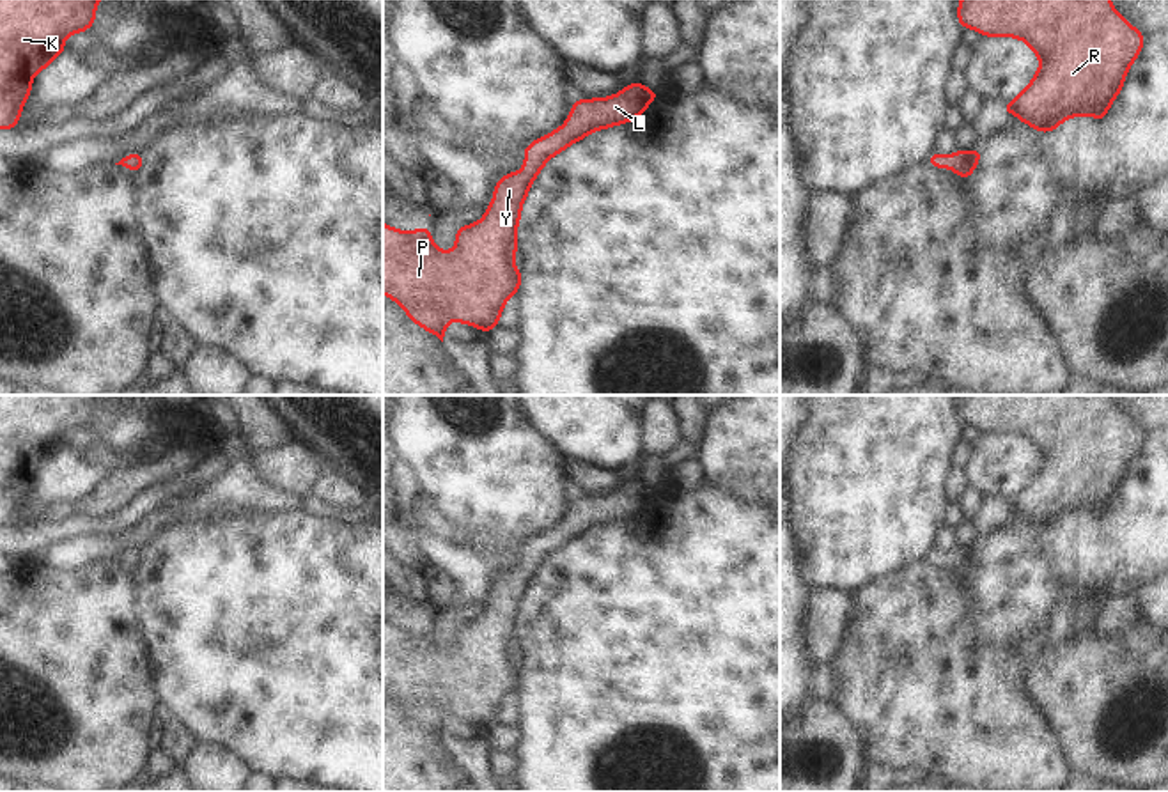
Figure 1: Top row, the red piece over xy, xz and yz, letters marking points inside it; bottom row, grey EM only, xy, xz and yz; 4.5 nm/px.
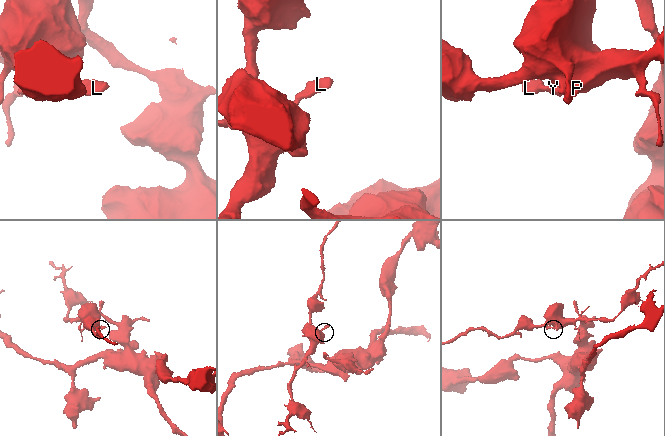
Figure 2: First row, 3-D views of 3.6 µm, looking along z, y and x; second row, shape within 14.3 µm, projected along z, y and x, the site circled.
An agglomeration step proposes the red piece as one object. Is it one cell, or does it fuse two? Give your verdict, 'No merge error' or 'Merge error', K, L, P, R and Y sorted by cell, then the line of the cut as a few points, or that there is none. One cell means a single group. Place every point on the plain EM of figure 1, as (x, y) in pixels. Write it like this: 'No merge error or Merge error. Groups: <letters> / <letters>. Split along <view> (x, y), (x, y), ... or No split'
No merge error. Groups: K L P R Y. No split

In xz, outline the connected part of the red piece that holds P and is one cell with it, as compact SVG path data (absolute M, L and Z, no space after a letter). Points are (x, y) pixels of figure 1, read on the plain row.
M640 478L626 482L610 494L580 494L560 524L525 544L523 565L498 576L486 611L477 620L457 625L456 641L450 648L440 647L434 641L427 624L404 629L383 618L383 691L401 702L409 718L441 739L450 718L475 723L484 730L494 726L507 696L519 689L521 684L521 666L514 663L518 622L521 604L539 569L553 553L590 530L638 516L656 496L658 489Z

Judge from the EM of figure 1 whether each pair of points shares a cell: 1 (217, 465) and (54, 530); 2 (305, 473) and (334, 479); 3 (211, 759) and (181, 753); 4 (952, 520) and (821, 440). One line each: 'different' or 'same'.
1: same
2: different
3: different
4: different

